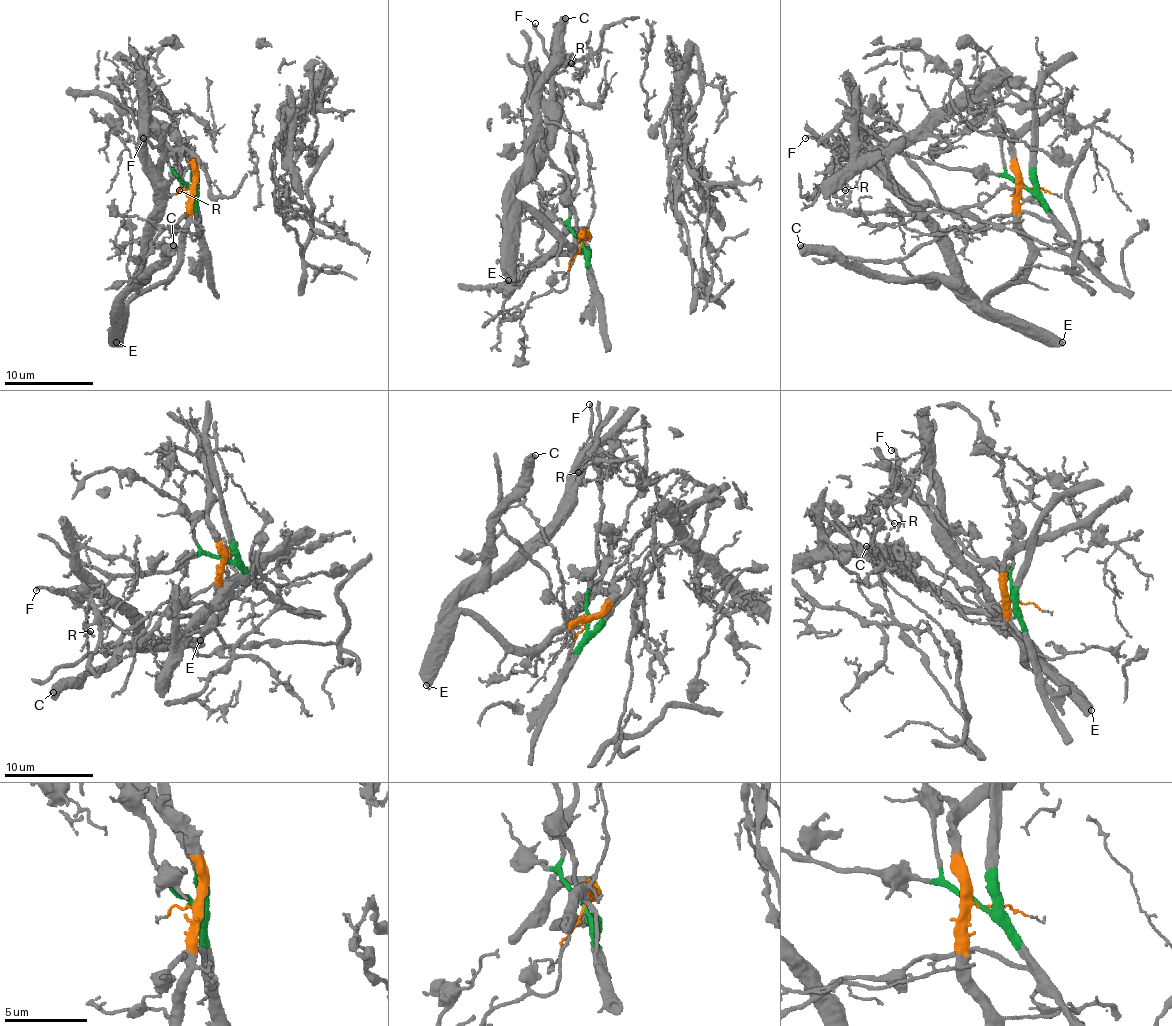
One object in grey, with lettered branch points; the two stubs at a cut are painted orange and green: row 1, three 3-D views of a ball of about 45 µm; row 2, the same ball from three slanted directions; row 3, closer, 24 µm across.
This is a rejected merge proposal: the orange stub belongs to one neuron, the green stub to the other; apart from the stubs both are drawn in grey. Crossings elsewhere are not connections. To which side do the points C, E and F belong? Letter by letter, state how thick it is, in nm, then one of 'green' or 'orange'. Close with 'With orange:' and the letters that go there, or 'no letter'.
C: 600 nm thick; orange
E: 550 nm thick; orange
F: 200 nm thick; green
With orange: C, E

